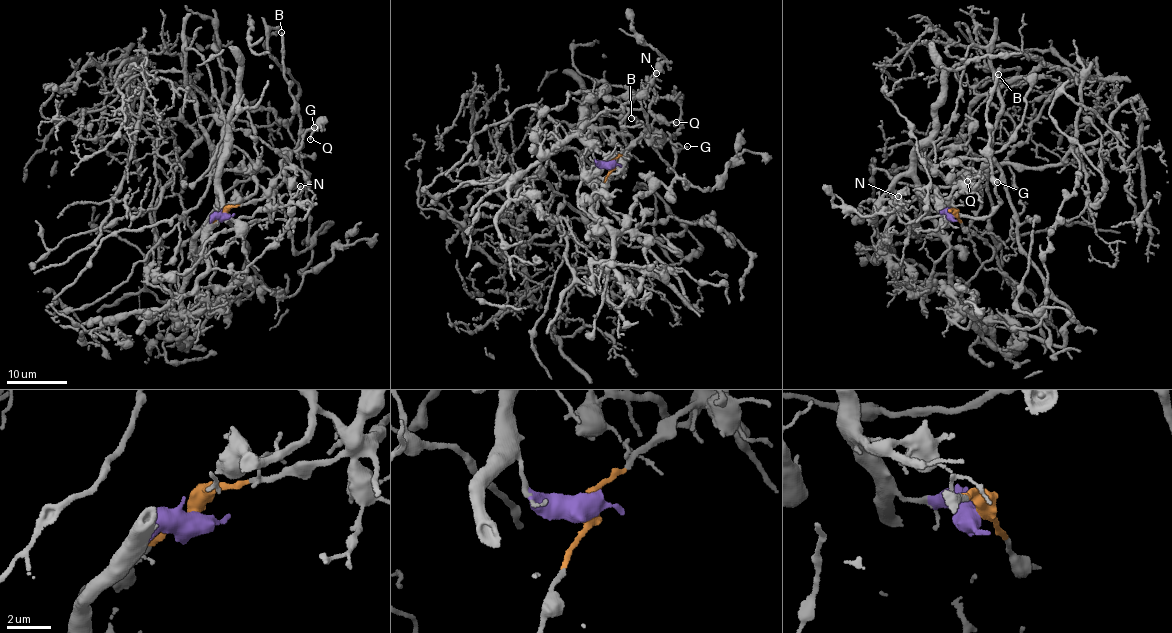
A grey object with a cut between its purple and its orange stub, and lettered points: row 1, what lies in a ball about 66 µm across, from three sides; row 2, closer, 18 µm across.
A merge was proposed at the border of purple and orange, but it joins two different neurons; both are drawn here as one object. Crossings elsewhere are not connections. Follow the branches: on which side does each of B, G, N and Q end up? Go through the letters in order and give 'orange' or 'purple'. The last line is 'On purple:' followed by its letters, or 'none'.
B: orange
G: orange
N: purple
Q: purple
On purple: N, Q

